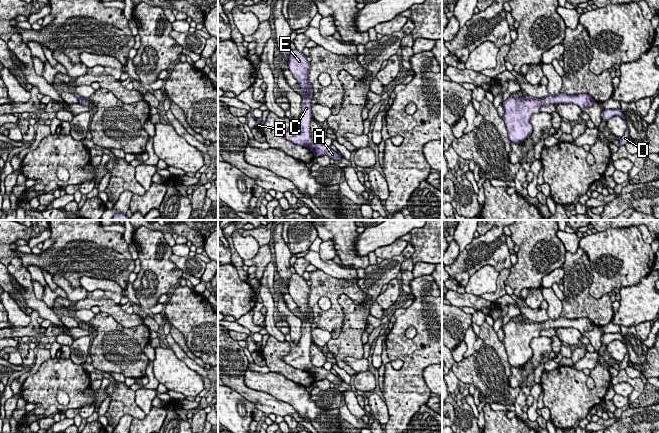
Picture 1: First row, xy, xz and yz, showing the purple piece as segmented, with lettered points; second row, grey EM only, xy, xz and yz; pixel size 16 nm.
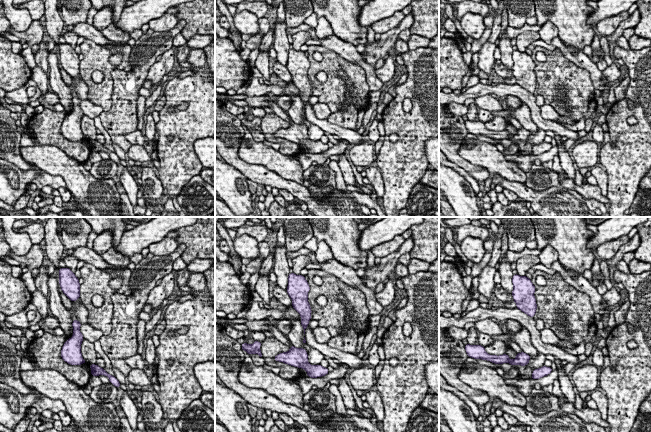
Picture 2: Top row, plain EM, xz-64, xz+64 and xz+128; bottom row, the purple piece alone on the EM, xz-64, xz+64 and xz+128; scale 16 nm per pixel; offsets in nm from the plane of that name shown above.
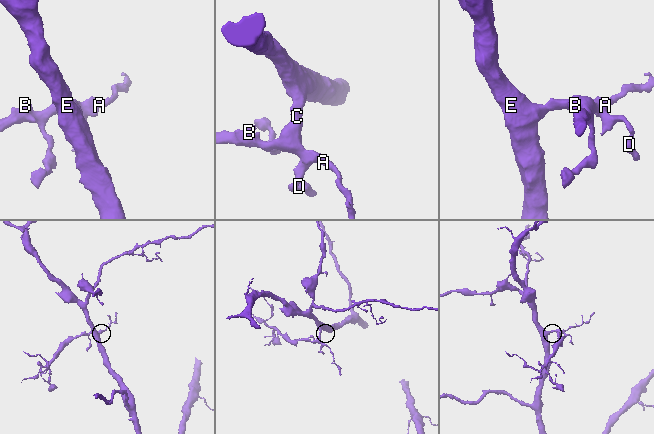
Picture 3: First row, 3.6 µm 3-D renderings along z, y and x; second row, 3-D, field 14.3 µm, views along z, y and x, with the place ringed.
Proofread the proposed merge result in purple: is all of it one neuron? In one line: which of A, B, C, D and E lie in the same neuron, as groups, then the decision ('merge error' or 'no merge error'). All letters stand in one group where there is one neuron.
groups A B C D E; no merge error

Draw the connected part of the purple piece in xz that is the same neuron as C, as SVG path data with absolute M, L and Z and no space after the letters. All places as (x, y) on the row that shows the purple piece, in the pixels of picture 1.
M292 49L289 55L288 69L301 87L303 98L299 119L291 123L290 129L283 133L283 137L294 144L310 149L314 157L327 155L334 160L340 160L341 156L333 151L330 146L326 146L323 143L315 143L310 136L310 123L312 120L311 98L313 91L308 79L310 62L307 60L307 56L296 49Z

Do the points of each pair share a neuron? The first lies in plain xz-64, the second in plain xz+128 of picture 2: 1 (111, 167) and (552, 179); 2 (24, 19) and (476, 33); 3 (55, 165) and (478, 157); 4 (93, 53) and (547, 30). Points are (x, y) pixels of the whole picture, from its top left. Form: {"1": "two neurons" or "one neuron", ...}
{"1": "one neuron", "2": "one neuron", "3": "one neuron", "4": "two neurons"}

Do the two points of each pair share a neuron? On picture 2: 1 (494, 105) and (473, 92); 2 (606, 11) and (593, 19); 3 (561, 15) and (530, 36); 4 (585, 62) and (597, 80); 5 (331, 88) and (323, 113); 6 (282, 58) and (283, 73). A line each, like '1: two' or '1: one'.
1: two
2: one
3: two
4: one
5: two
6: two

